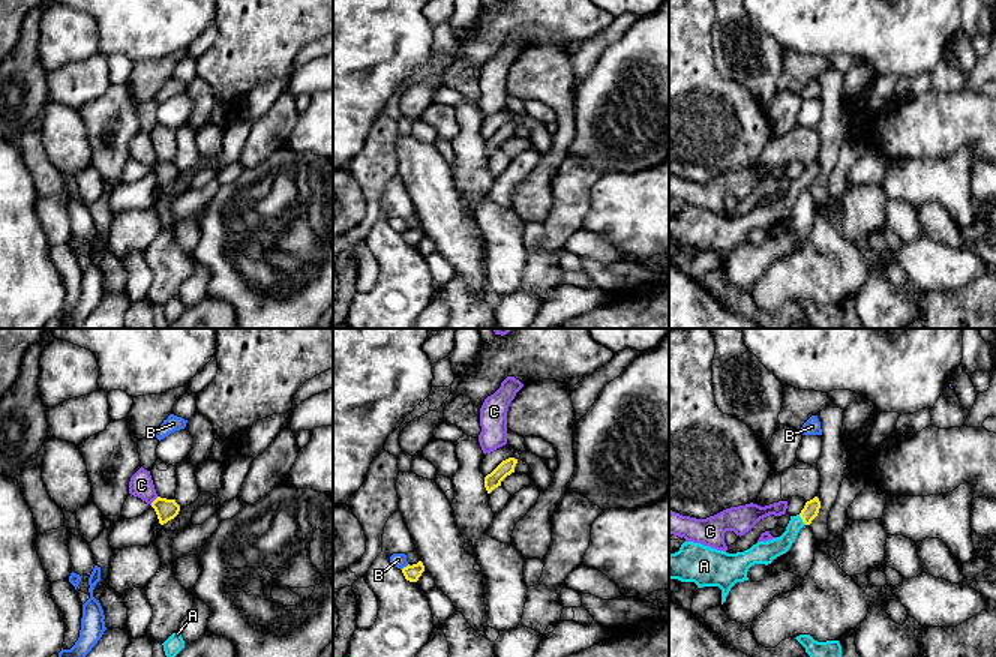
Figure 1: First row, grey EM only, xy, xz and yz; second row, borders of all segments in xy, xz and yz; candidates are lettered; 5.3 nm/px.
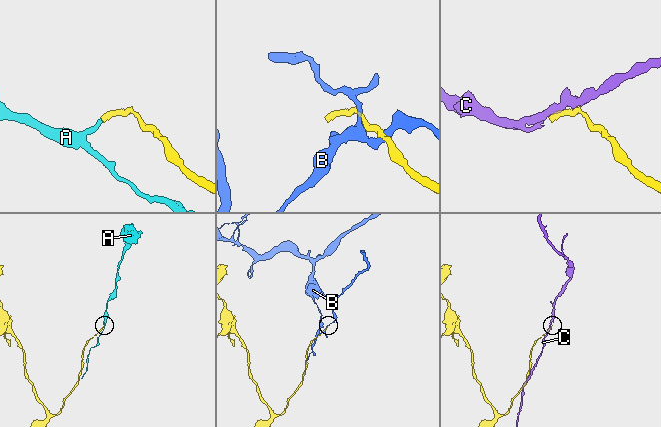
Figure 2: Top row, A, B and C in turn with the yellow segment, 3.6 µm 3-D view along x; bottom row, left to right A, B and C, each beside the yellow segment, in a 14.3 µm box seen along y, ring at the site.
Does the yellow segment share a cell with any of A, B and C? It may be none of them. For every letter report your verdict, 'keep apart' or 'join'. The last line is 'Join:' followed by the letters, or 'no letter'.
A: join
B: keep apart
C: keep apart
Join: A

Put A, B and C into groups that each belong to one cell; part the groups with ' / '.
A / B / C

